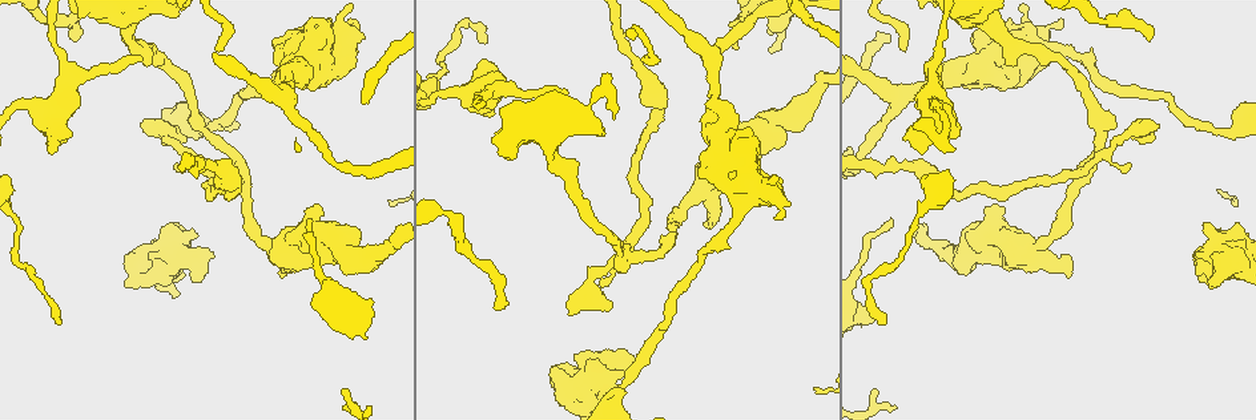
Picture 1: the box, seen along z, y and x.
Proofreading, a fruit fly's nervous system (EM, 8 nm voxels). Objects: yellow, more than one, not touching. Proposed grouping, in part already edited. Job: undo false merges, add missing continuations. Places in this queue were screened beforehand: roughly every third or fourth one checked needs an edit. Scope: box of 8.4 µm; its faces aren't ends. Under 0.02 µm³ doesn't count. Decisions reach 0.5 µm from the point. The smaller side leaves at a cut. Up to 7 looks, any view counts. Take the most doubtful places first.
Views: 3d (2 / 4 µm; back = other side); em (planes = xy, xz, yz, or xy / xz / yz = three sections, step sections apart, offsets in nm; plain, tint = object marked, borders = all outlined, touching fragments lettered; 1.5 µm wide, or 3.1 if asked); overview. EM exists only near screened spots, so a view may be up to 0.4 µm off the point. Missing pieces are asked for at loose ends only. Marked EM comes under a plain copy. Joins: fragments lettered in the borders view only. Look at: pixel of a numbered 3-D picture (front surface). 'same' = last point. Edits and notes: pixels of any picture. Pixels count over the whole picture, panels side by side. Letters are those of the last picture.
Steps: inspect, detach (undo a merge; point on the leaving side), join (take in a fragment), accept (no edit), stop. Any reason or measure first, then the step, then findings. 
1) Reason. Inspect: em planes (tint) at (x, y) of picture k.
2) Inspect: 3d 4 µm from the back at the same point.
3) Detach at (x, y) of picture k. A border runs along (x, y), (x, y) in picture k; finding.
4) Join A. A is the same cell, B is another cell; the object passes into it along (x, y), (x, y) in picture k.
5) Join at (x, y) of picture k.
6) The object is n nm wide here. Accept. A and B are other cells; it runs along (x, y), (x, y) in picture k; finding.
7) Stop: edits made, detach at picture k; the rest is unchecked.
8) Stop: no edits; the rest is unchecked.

Tapers out. Inspect: 3d 2 µm at (893, 221) of picture 1.

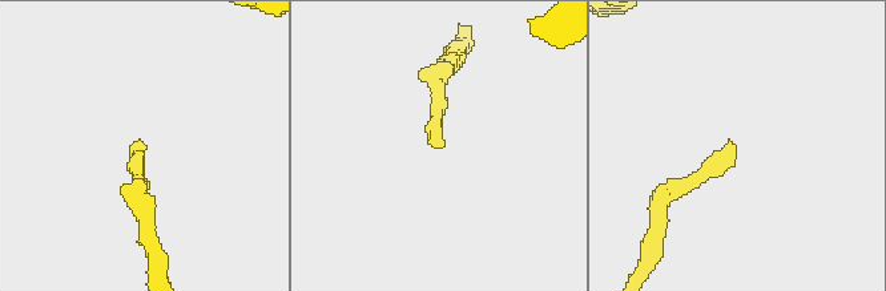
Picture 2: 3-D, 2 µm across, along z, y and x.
Shape alone is not enough. Inspect: em xz step 4 (borders) at (440, 148) of picture 2.

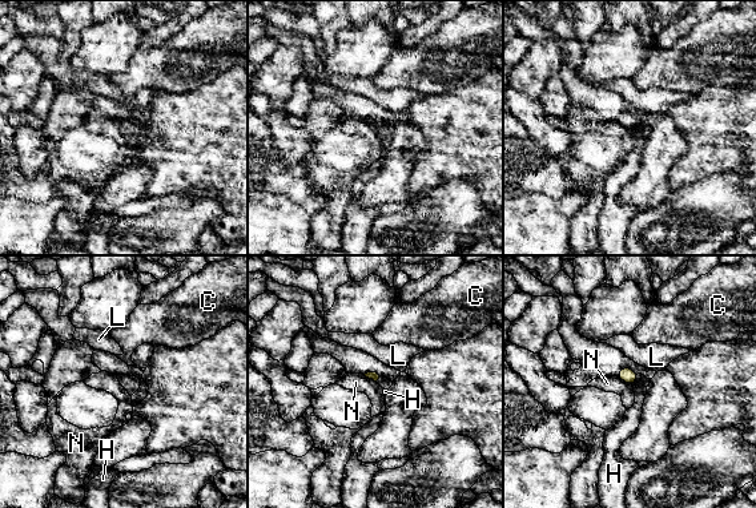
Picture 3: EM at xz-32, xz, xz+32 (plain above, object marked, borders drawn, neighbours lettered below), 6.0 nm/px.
Cut it another way. Inspect: em planes (borders) at the same point.

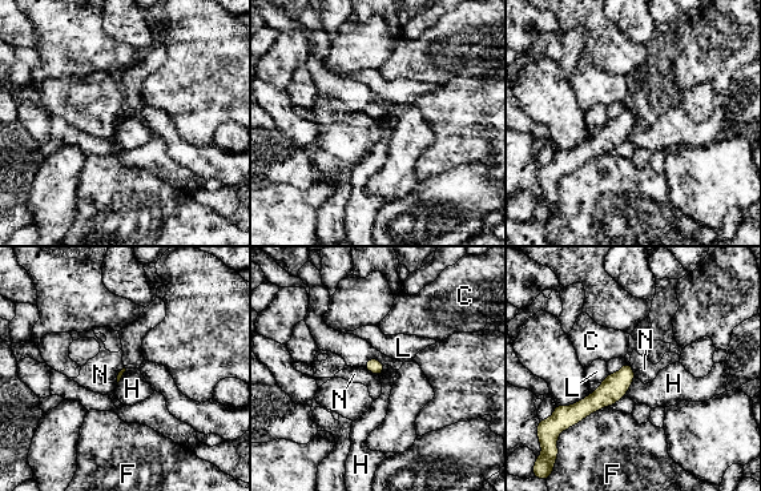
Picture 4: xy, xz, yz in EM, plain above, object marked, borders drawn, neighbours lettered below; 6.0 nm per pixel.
Accept. C, F, H, L and N are other cells; it runs along (629, 371), (604, 397), (566, 415) in picture 4; no lettered fragment goes on from it.

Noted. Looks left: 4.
Thick end. Inspect: em planes (borders) at (595, 362) of picture 1.

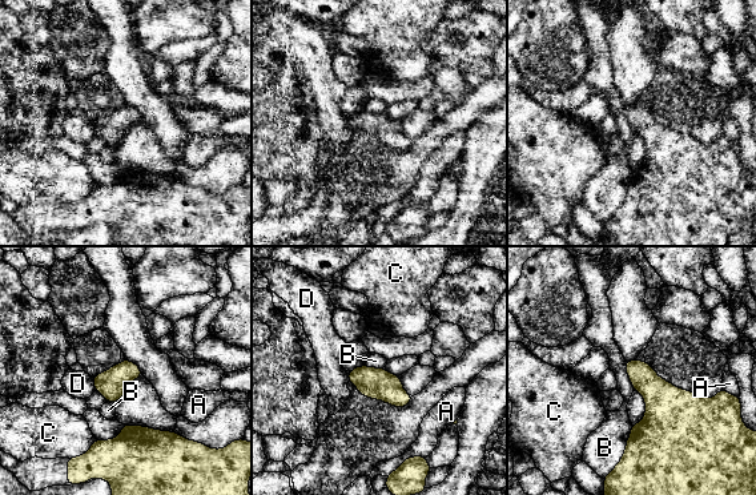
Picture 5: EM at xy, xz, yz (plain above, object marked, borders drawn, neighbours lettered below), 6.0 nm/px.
The longest contact is with B, 260 nm. Accept. A, B, C and D are other cells; none of them fits.

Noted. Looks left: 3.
Thick turns thin. Inspect: 3d 4 µm at (658, 110) of picture 1.

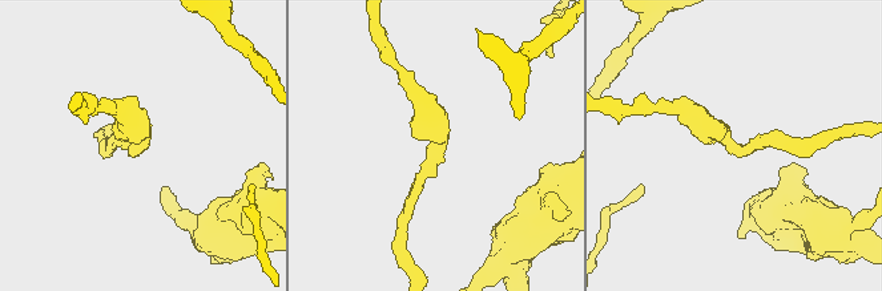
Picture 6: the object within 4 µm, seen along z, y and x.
The arms are 180, 360 nm wide; now the EM. Inspect: em yz step 4 (tint) at (734, 148) of picture 6.

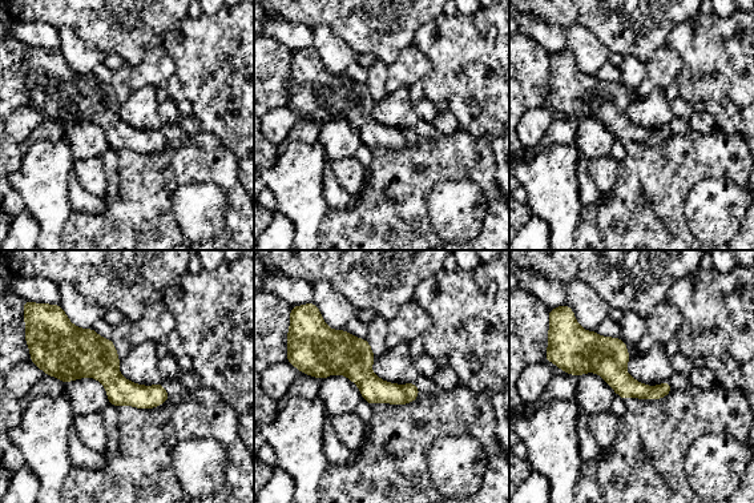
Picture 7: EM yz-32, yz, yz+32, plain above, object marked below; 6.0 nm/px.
Cut it another way. Inspect: em planes (borders) at the same point.

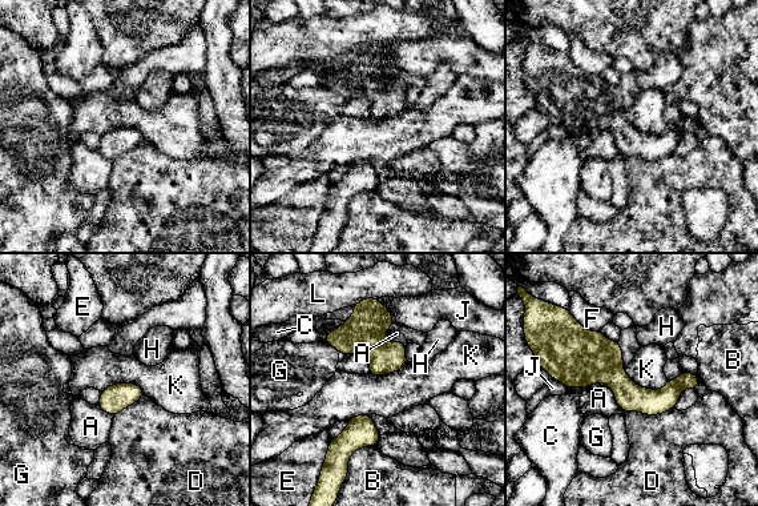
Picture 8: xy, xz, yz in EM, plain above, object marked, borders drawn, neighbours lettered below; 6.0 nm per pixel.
Accept. A, B, C, D, E, F, G, H, J, K and L are other cells; it runs along (556, 376), (609, 373), (633, 397), (694, 382) in picture 8; one cell here.

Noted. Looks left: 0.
Stop: no edits; the rest is unchecked.

